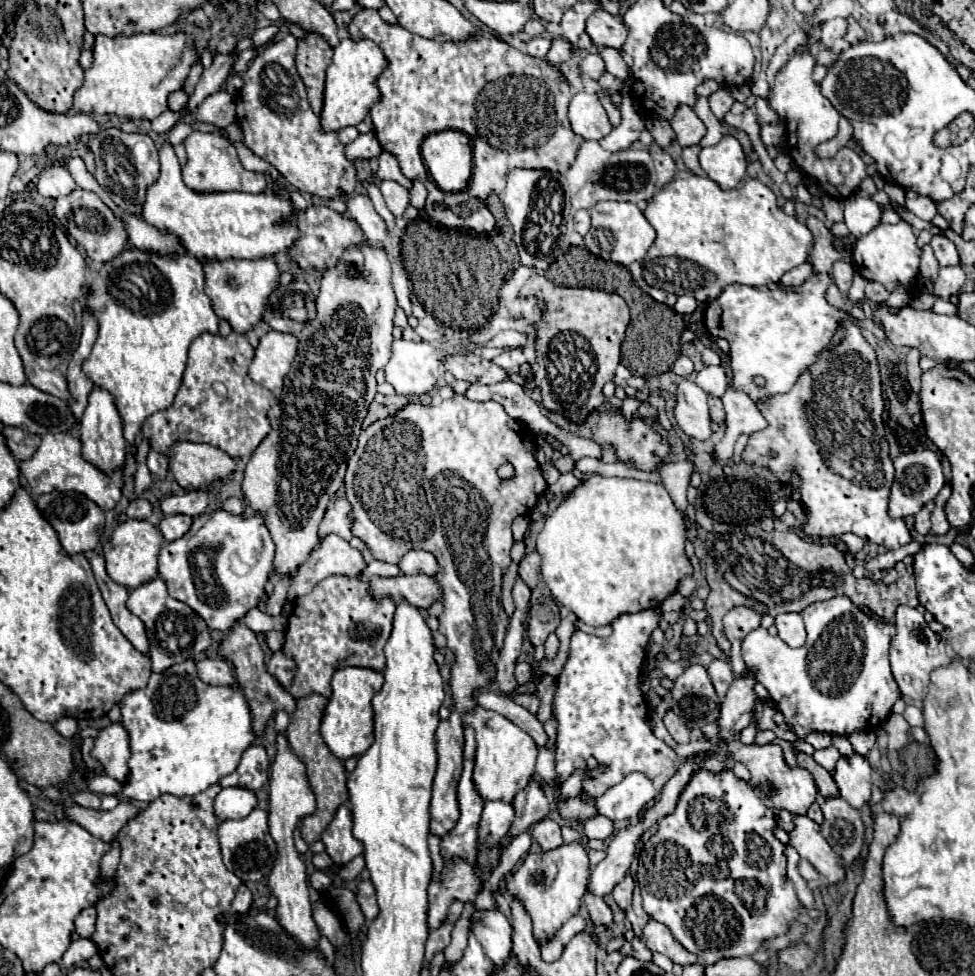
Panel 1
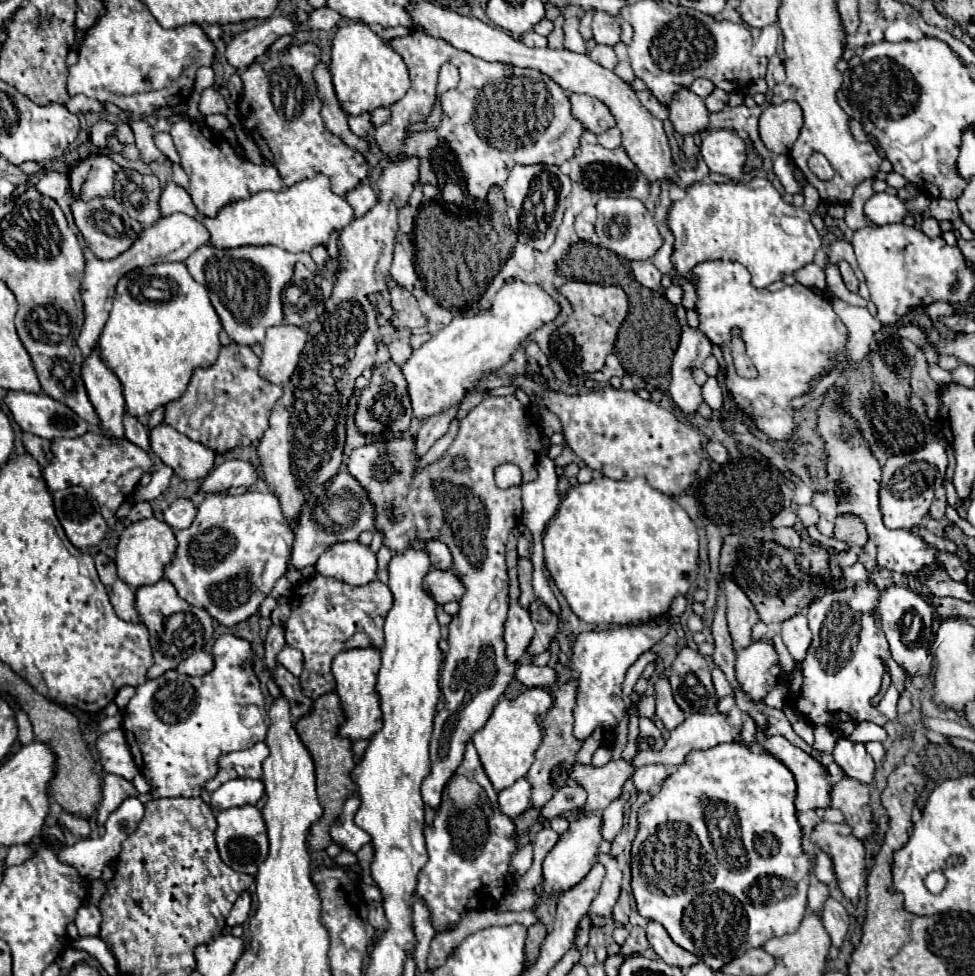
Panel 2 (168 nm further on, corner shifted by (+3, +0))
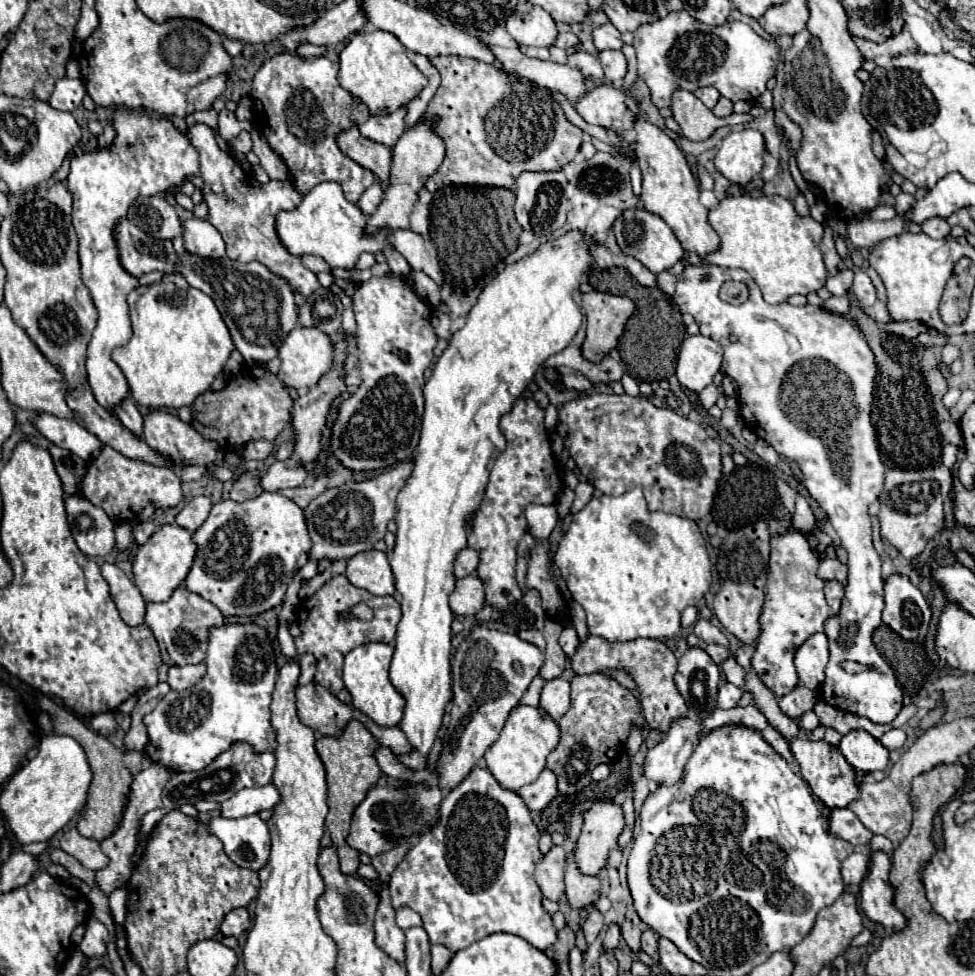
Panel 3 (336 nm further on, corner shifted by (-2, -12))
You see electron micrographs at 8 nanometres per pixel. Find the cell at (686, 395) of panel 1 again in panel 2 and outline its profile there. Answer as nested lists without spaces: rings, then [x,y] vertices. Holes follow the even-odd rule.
[[[683,329],[677,351],[673,355],[669,385],[671,399],[683,413],[695,413],[703,401],[701,387],[693,379],[693,369],[703,367],[703,361],[711,355],[711,347],[713,343],[699,329]]]

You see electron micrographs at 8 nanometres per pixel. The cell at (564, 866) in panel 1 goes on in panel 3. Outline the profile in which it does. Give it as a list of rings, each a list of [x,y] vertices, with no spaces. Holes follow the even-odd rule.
[[[596,801],[586,813],[584,813],[584,827],[578,837],[578,843],[574,847],[574,861],[580,873],[584,875],[598,875],[608,861],[608,853],[612,847],[616,847],[618,835],[624,829],[624,815],[622,807],[616,801]]]

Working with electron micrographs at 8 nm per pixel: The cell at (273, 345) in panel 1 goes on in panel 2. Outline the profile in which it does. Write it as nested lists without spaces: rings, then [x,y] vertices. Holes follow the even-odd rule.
[[[283,323],[267,329],[259,375],[277,385],[287,383],[299,365],[305,343],[307,331],[303,327]]]

